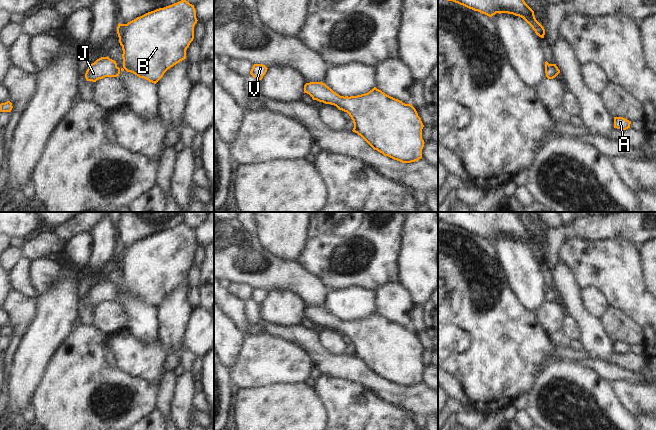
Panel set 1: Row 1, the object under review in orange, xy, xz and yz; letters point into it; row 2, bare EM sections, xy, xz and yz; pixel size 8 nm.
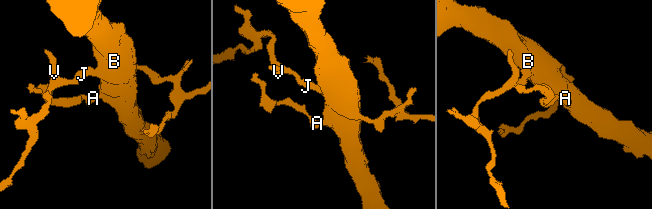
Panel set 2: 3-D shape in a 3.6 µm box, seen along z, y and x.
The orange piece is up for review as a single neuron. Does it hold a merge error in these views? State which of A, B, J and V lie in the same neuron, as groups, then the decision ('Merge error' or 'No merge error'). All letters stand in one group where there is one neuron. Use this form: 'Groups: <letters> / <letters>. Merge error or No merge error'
Groups: A B J V. No merge error

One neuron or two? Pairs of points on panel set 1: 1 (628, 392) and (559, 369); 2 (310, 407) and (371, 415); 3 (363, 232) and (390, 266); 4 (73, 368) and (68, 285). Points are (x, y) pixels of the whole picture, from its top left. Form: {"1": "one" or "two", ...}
{"1": "two", "2": "two", "3": "one", "4": "two"}

